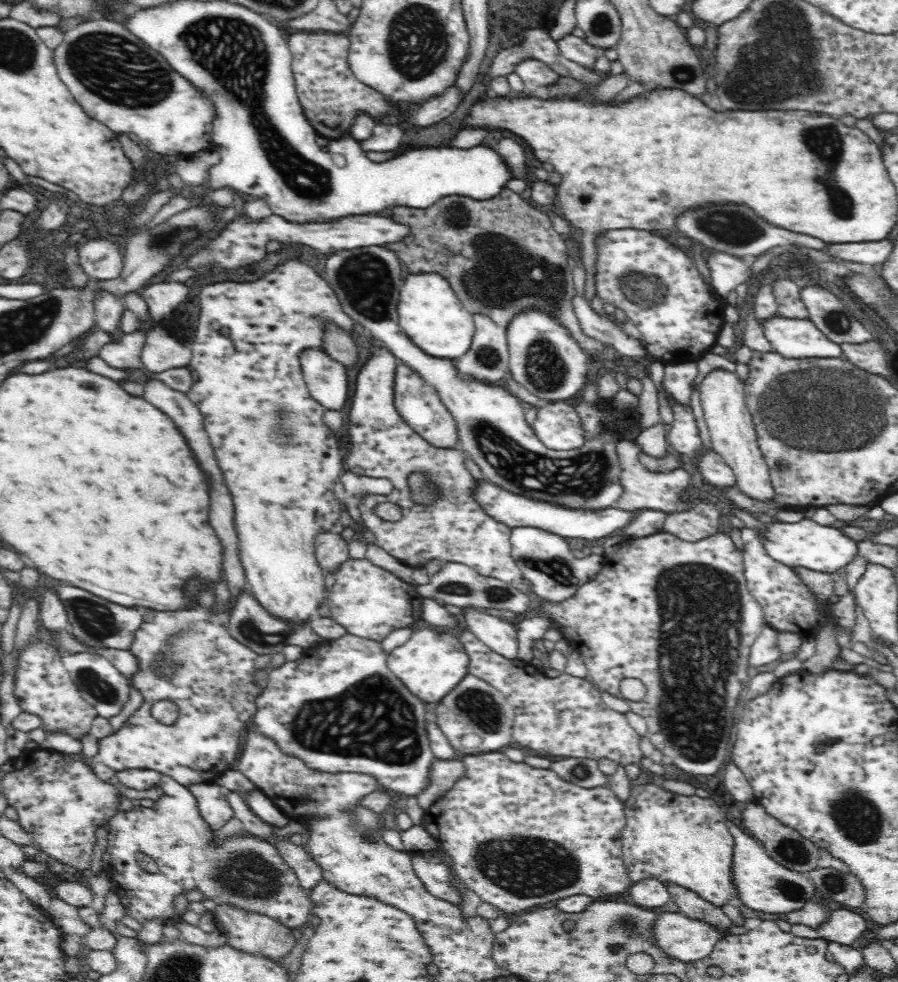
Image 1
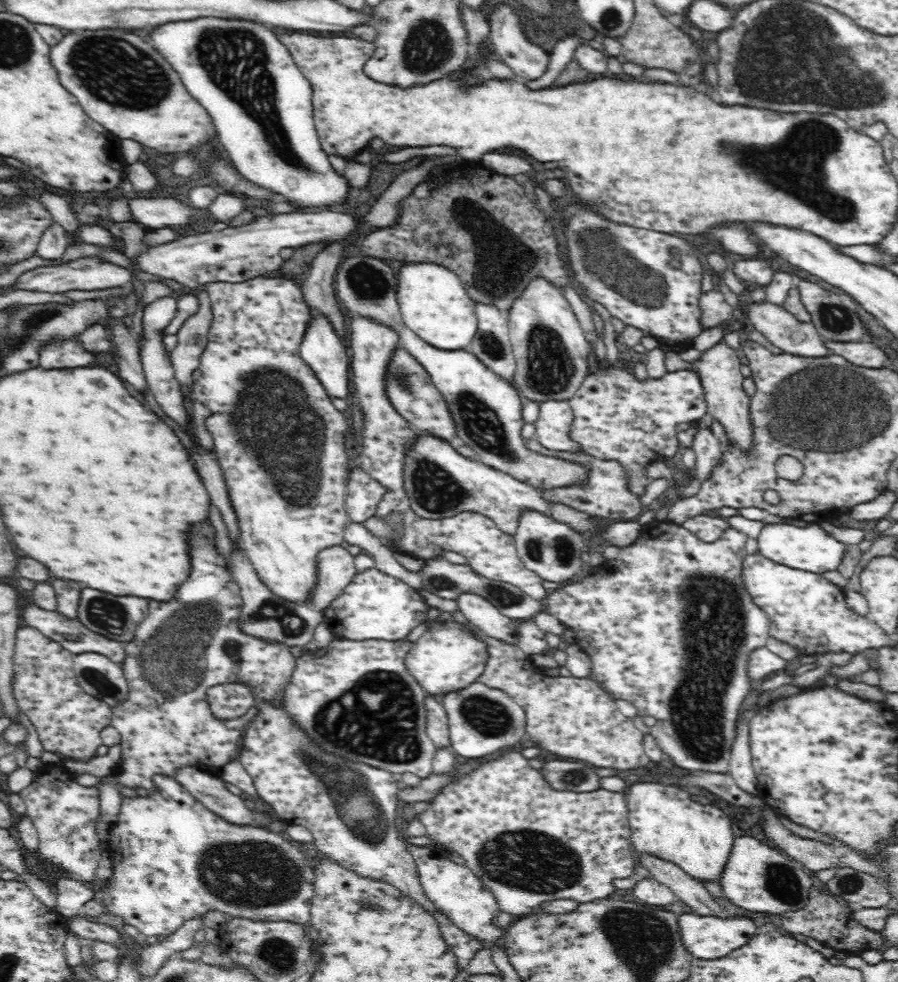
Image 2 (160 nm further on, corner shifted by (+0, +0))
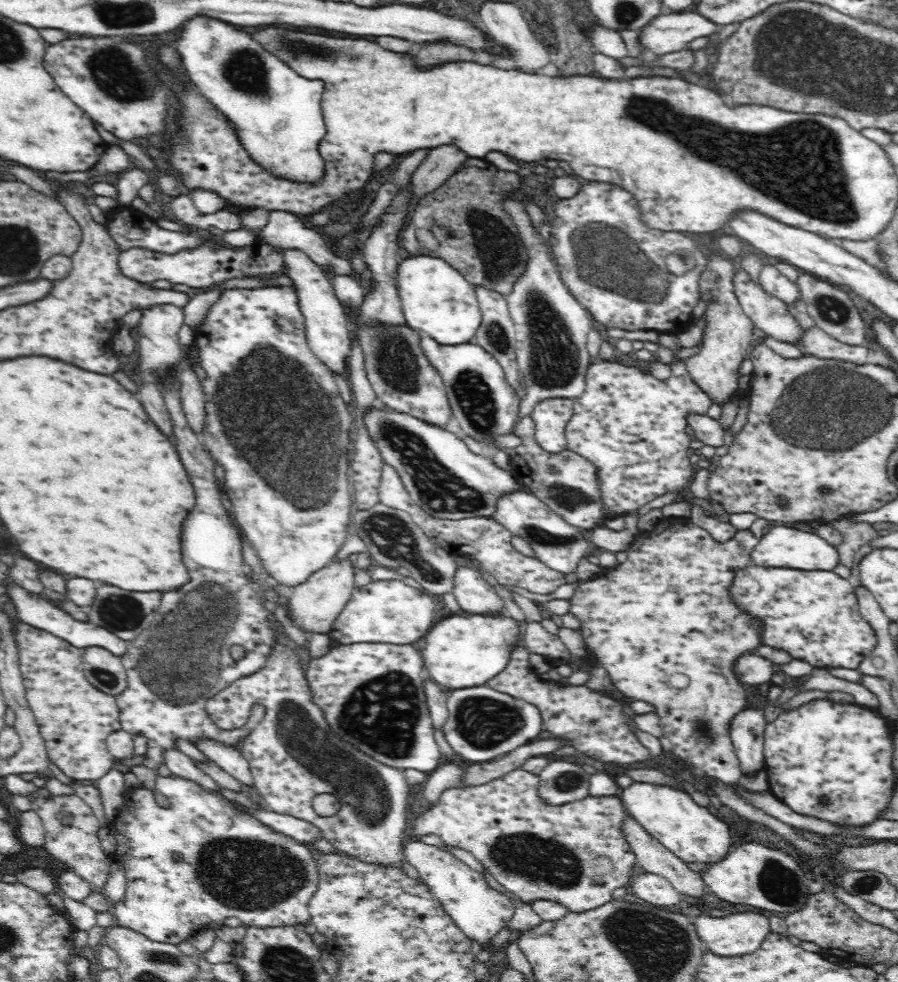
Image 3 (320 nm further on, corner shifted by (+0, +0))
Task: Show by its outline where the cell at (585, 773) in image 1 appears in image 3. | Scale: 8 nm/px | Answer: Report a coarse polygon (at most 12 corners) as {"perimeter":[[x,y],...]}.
{"perimeter":[[550,762],[540,772],[541,800],[584,800],[592,776],[576,762]]}

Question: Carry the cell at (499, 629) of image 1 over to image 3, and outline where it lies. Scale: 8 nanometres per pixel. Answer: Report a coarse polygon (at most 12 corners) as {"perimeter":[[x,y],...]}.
{"perimeter":[[458,564],[451,592],[472,614],[500,614],[504,601],[478,569]]}

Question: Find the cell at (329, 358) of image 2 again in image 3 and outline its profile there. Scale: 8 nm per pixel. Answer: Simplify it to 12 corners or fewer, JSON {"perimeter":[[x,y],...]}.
{"perimeter":[[300,249],[283,252],[307,345],[346,372],[349,322],[323,270]]}

